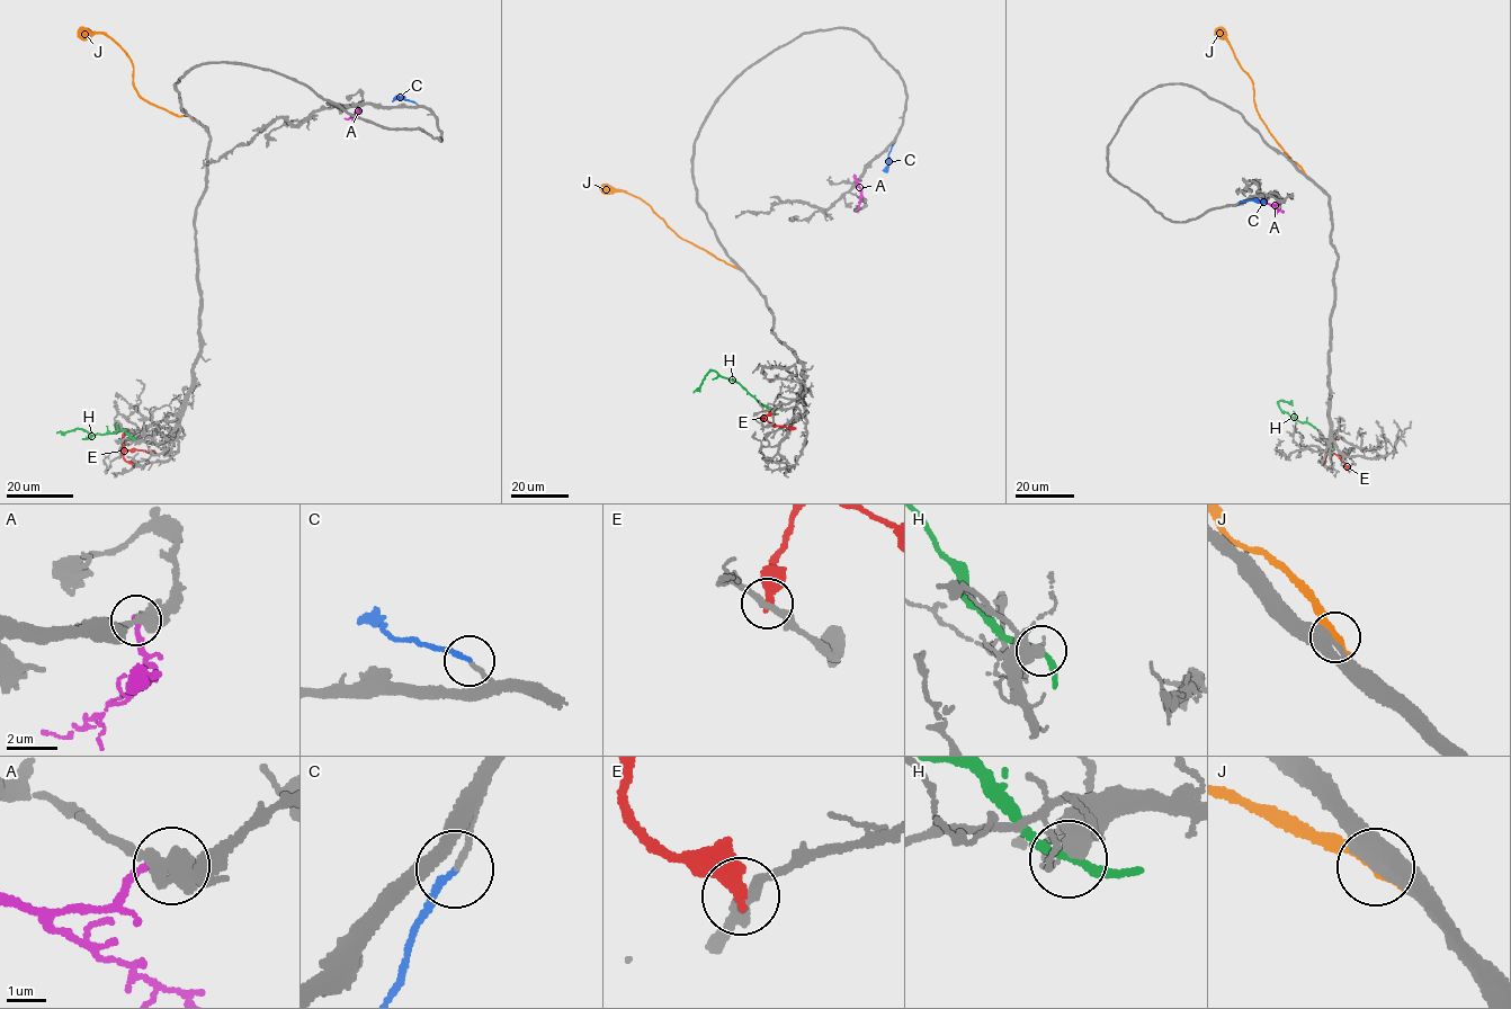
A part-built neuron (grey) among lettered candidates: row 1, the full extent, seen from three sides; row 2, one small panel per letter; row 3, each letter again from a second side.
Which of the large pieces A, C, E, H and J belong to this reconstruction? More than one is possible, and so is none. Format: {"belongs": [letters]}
{"belongs": ["C"]}

